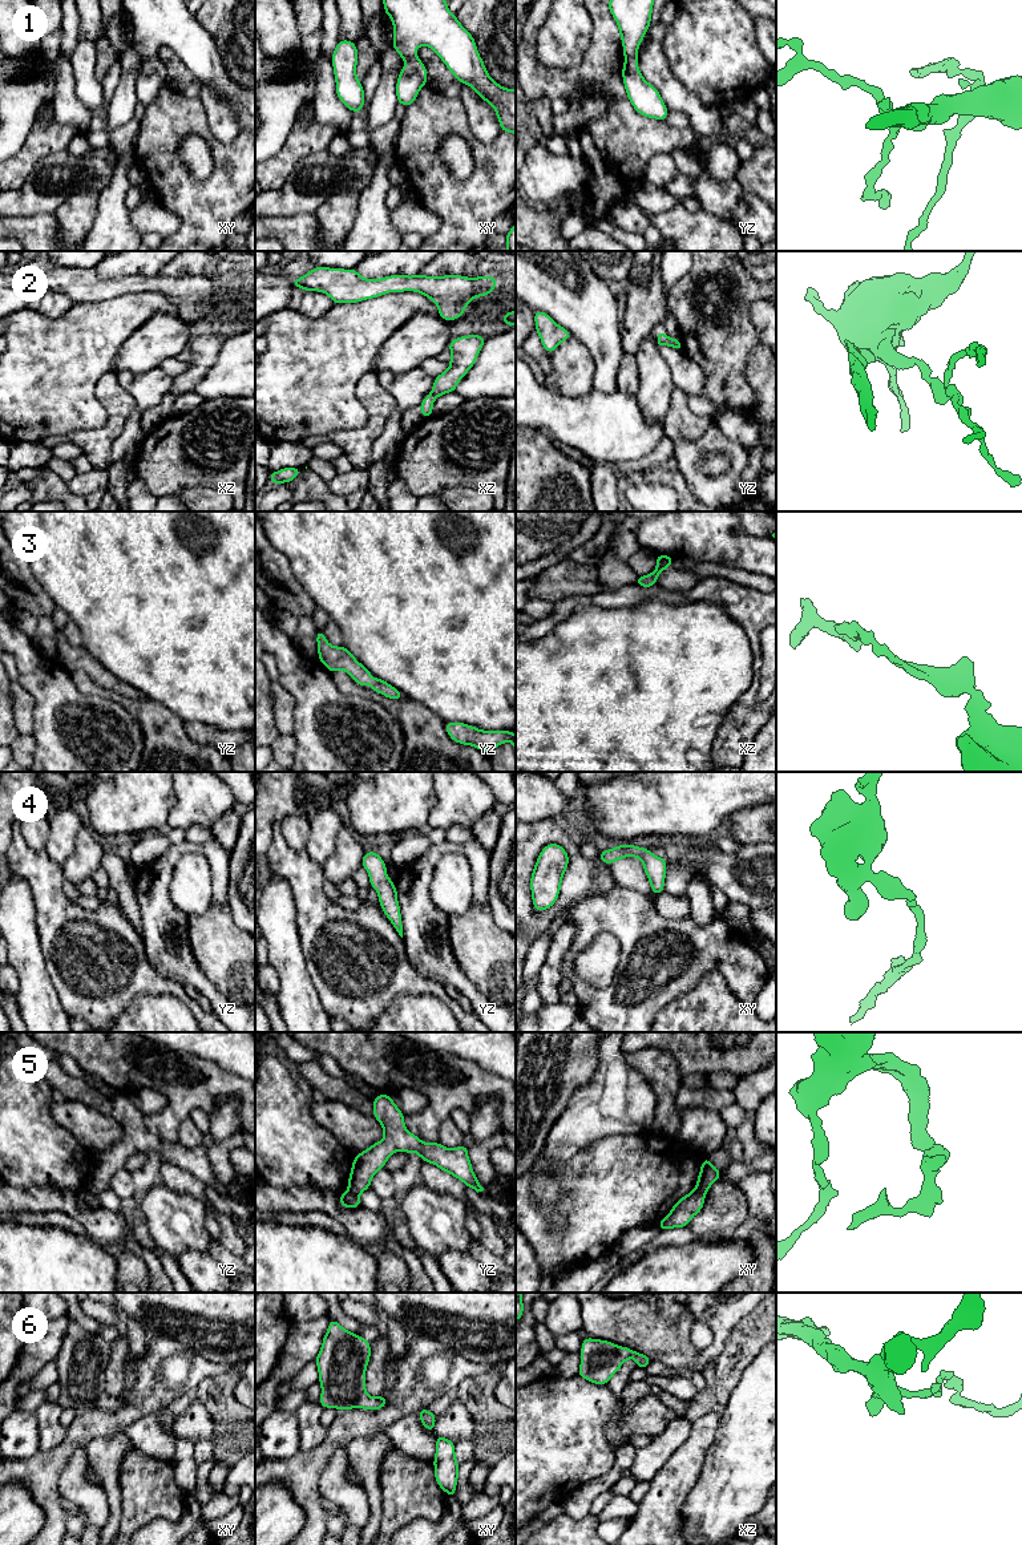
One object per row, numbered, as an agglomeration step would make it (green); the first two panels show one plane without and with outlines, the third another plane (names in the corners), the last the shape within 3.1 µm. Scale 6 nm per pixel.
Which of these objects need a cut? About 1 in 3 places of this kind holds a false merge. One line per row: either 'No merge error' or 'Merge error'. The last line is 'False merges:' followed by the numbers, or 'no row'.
1: Merge error
2: Merge error
3: No merge error
4: No merge error
5: Merge error
6: No merge error
False merges: 1, 2, 5

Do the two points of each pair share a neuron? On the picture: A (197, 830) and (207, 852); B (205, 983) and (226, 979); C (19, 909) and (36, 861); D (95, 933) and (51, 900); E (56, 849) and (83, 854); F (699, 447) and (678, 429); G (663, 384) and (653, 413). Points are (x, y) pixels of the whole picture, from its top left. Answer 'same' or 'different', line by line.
A: different
B: different
C: different
D: same
E: different
F: different
G: same

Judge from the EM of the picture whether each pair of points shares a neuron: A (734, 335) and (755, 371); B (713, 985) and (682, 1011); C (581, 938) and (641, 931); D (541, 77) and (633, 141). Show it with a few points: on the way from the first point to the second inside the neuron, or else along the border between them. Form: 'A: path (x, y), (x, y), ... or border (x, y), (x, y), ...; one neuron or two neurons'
A: border (759, 342), (746, 367), (751, 389); two neurons
B: path (705, 993), (690, 1007); one neuron
C: path (596, 925), (626, 925); one neuron
D: path (572, 77), (600, 77), (617, 94), (619, 110); one neuron

